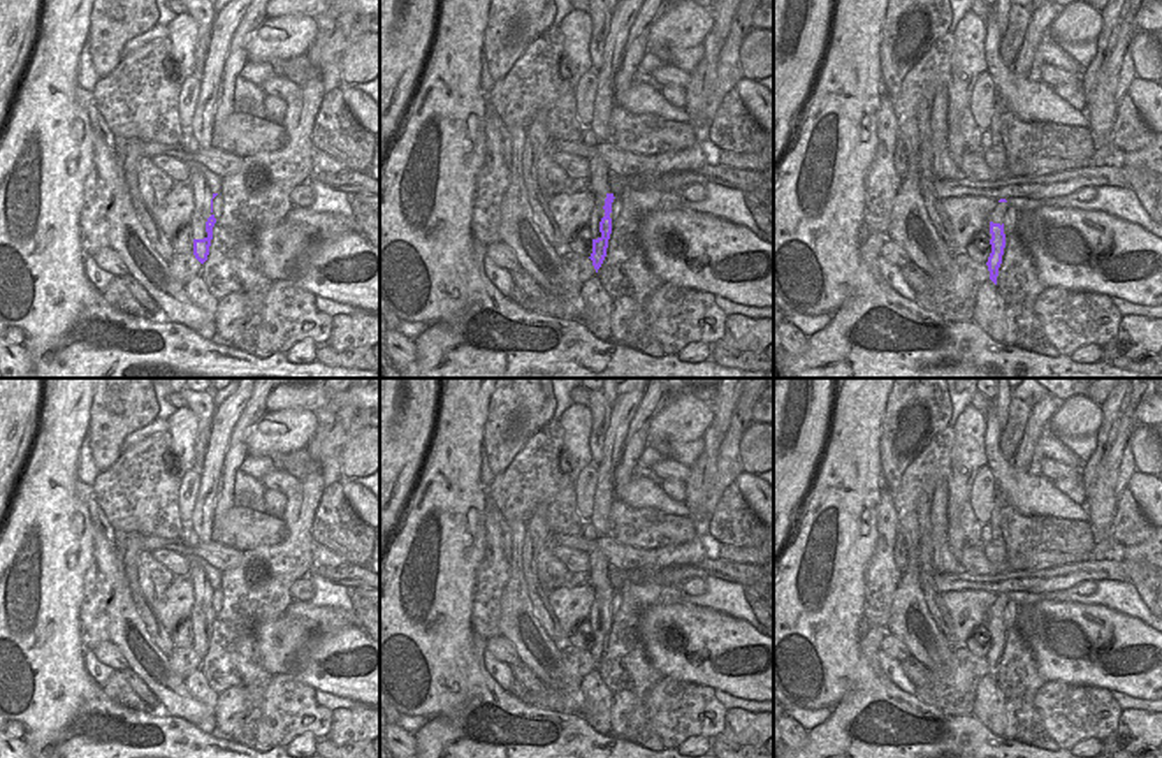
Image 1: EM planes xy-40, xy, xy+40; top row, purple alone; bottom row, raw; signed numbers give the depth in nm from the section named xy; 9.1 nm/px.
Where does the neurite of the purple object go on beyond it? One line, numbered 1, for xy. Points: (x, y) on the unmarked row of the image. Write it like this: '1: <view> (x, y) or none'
1: none

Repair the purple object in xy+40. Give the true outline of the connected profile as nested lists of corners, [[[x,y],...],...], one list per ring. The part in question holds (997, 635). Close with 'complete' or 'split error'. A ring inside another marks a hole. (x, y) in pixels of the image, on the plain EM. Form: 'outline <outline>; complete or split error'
outline [[[990,616],[990,638],[991,638],[991,647],[988,651],[988,665],[990,665],[990,674],[997,679],[997,670],[999,670],[999,661],[1002,658],[1002,649],[1006,642],[1006,628],[1004,628],[1004,617],[993,617]]]; complete

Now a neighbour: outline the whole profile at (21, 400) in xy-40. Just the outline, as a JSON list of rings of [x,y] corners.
[[[0,378],[0,528],[18,492],[40,427],[44,378]]]

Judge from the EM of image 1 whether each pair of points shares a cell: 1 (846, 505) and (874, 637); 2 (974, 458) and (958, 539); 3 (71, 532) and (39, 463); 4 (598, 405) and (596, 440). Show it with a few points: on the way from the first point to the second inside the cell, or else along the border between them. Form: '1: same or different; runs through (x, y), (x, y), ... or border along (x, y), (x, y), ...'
1: different; border along (864, 616), (858, 623), (856, 656)
2: same; runs through (962, 477), (955, 519)
3: different; border along (57, 433), (53, 452), (58, 463), (34, 488)
4: same; runs through (598, 414), (598, 431)

